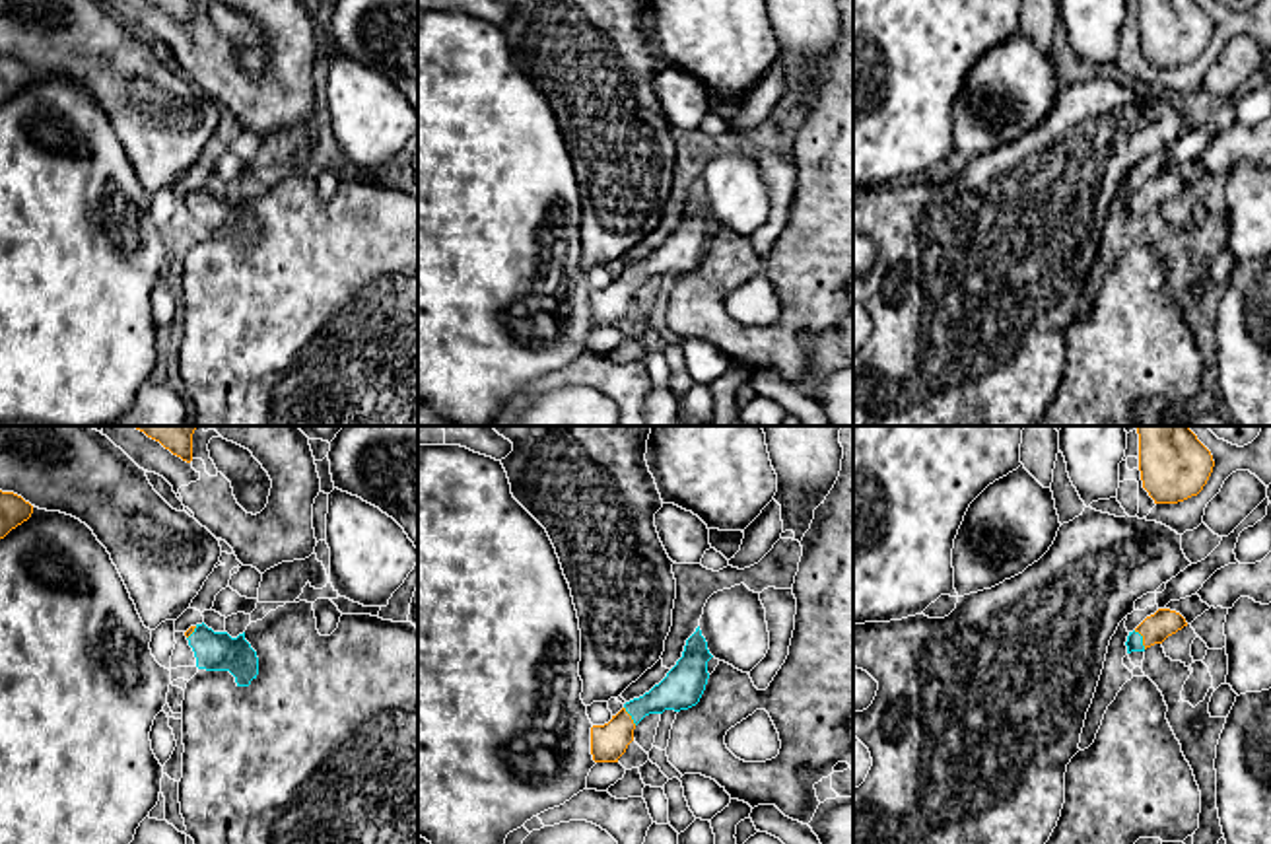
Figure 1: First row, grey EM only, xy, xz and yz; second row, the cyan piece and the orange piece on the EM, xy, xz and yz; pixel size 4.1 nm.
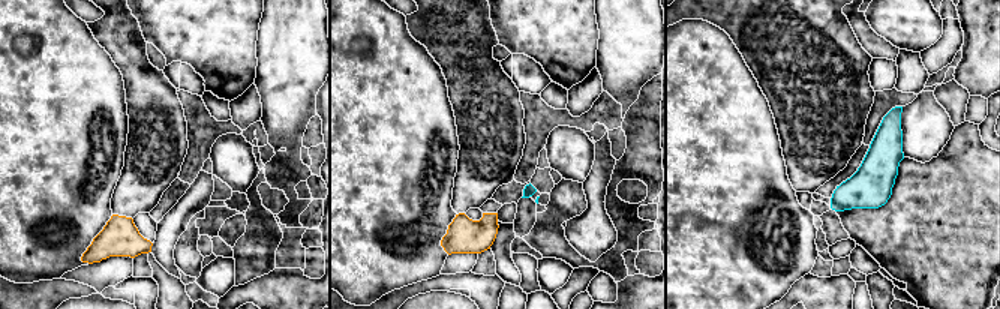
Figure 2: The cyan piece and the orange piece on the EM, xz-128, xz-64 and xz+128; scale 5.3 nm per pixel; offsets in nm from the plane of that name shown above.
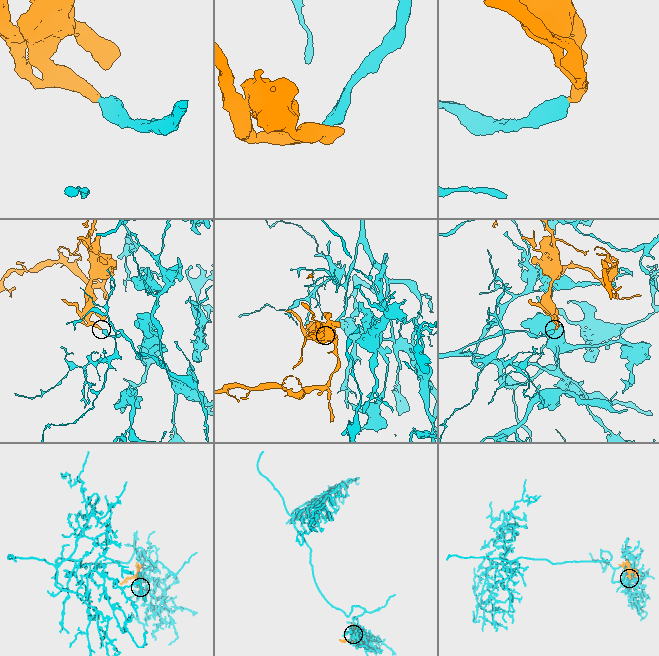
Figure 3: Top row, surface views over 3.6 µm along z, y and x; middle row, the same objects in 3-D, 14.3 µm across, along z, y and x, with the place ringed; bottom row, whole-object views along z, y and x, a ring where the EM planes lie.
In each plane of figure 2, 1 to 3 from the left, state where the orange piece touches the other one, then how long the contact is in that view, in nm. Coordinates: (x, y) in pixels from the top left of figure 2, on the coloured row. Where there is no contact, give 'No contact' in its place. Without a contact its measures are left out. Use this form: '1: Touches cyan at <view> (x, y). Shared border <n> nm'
1: No contact
2: No contact
3: No contact

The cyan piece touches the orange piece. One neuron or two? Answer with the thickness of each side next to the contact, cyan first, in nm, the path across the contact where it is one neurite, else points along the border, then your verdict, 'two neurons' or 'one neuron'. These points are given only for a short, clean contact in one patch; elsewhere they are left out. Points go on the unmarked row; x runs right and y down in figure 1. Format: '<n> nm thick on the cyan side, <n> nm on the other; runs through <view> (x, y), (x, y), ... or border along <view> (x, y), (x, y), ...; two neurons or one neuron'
70 nm thick on the cyan side, 120 nm on the other; runs through yz (1133, 207), (1141, 203), (1155, 193); one neuron

